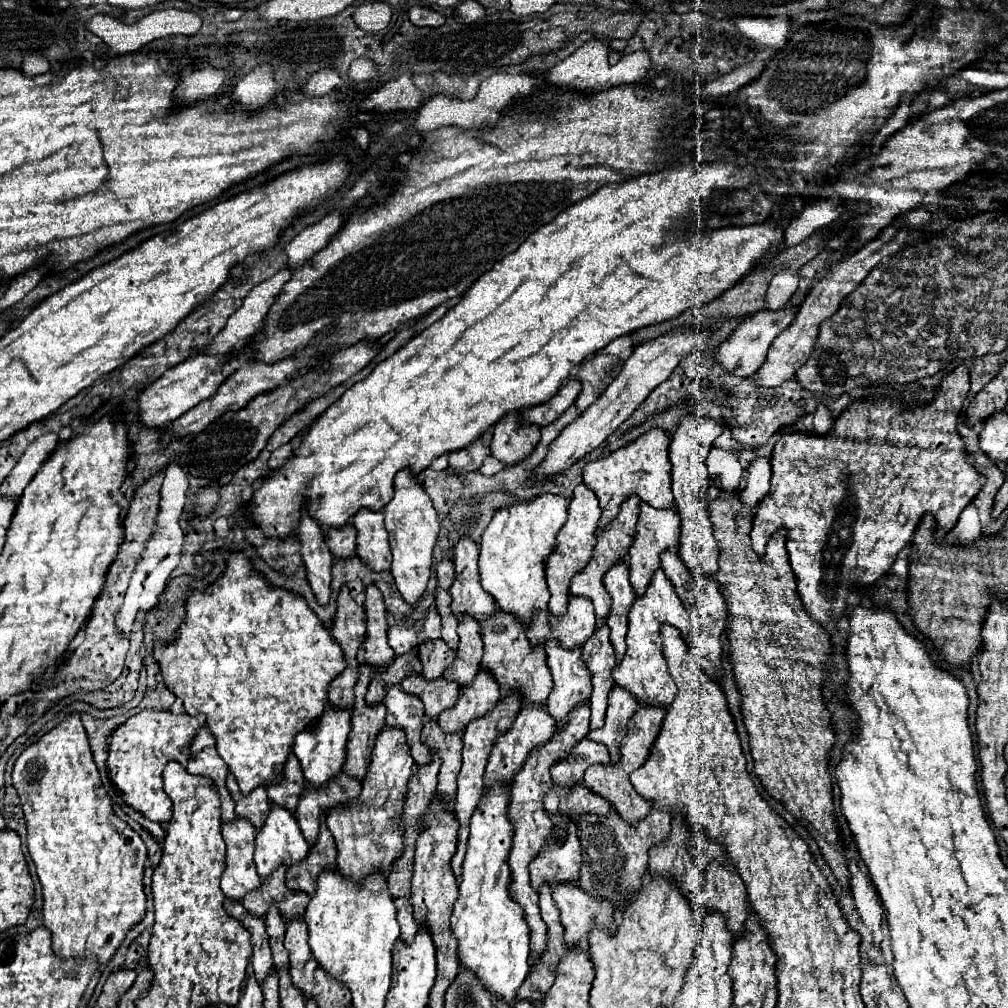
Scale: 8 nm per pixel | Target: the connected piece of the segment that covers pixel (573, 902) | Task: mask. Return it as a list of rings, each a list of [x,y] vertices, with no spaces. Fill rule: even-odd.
[[[577,882],[555,884],[551,894],[561,910],[567,948],[587,948],[587,938],[593,928],[607,928],[607,932],[615,932],[611,904],[595,900],[591,894],[581,890]]]

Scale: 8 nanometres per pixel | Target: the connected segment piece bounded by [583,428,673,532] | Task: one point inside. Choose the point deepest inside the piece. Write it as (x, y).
(642, 468)

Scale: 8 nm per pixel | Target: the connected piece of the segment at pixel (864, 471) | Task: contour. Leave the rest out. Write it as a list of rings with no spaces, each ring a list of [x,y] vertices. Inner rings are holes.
[[[957,366],[955,372],[951,372],[947,378],[943,378],[941,382],[941,390],[935,396],[935,400],[927,406],[919,406],[915,410],[907,410],[909,406],[903,406],[897,400],[891,398],[873,398],[873,400],[857,400],[853,402],[837,420],[835,426],[829,434],[825,436],[817,436],[817,434],[801,434],[801,432],[785,432],[781,434],[781,438],[777,440],[775,448],[773,448],[773,456],[771,456],[771,490],[765,496],[765,500],[759,504],[755,518],[753,518],[753,530],[751,530],[751,540],[753,540],[753,550],[755,554],[759,554],[759,558],[765,554],[765,544],[771,538],[773,532],[785,528],[787,530],[787,554],[789,554],[789,564],[797,576],[797,590],[805,602],[805,608],[811,616],[811,620],[815,620],[821,626],[827,626],[827,622],[835,622],[839,624],[841,618],[847,616],[847,596],[849,592],[861,588],[861,586],[871,586],[875,584],[881,576],[891,572],[893,562],[897,560],[899,552],[913,540],[913,532],[919,524],[919,520],[925,514],[933,514],[937,528],[939,528],[939,536],[943,538],[949,530],[953,530],[953,526],[959,520],[959,514],[963,512],[963,508],[967,504],[971,504],[971,500],[979,494],[981,486],[985,484],[985,478],[969,464],[967,454],[963,450],[963,440],[957,434],[957,420],[959,420],[959,412],[963,408],[963,402],[967,398],[969,392],[969,374],[965,366]]]

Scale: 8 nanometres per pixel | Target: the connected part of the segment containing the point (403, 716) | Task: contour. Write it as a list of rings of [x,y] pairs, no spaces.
[[[391,686],[383,700],[387,708],[387,726],[389,728],[403,728],[407,736],[407,746],[411,748],[411,756],[415,764],[423,764],[427,756],[431,756],[429,748],[419,740],[423,730],[423,702],[417,696],[405,694],[401,686]]]

